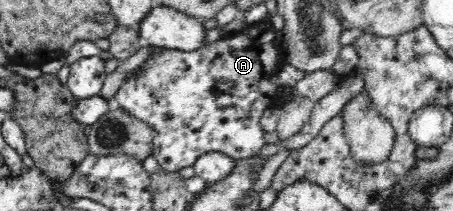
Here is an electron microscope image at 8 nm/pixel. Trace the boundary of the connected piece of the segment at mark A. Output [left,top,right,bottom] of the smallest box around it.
[113,20,285,172]

